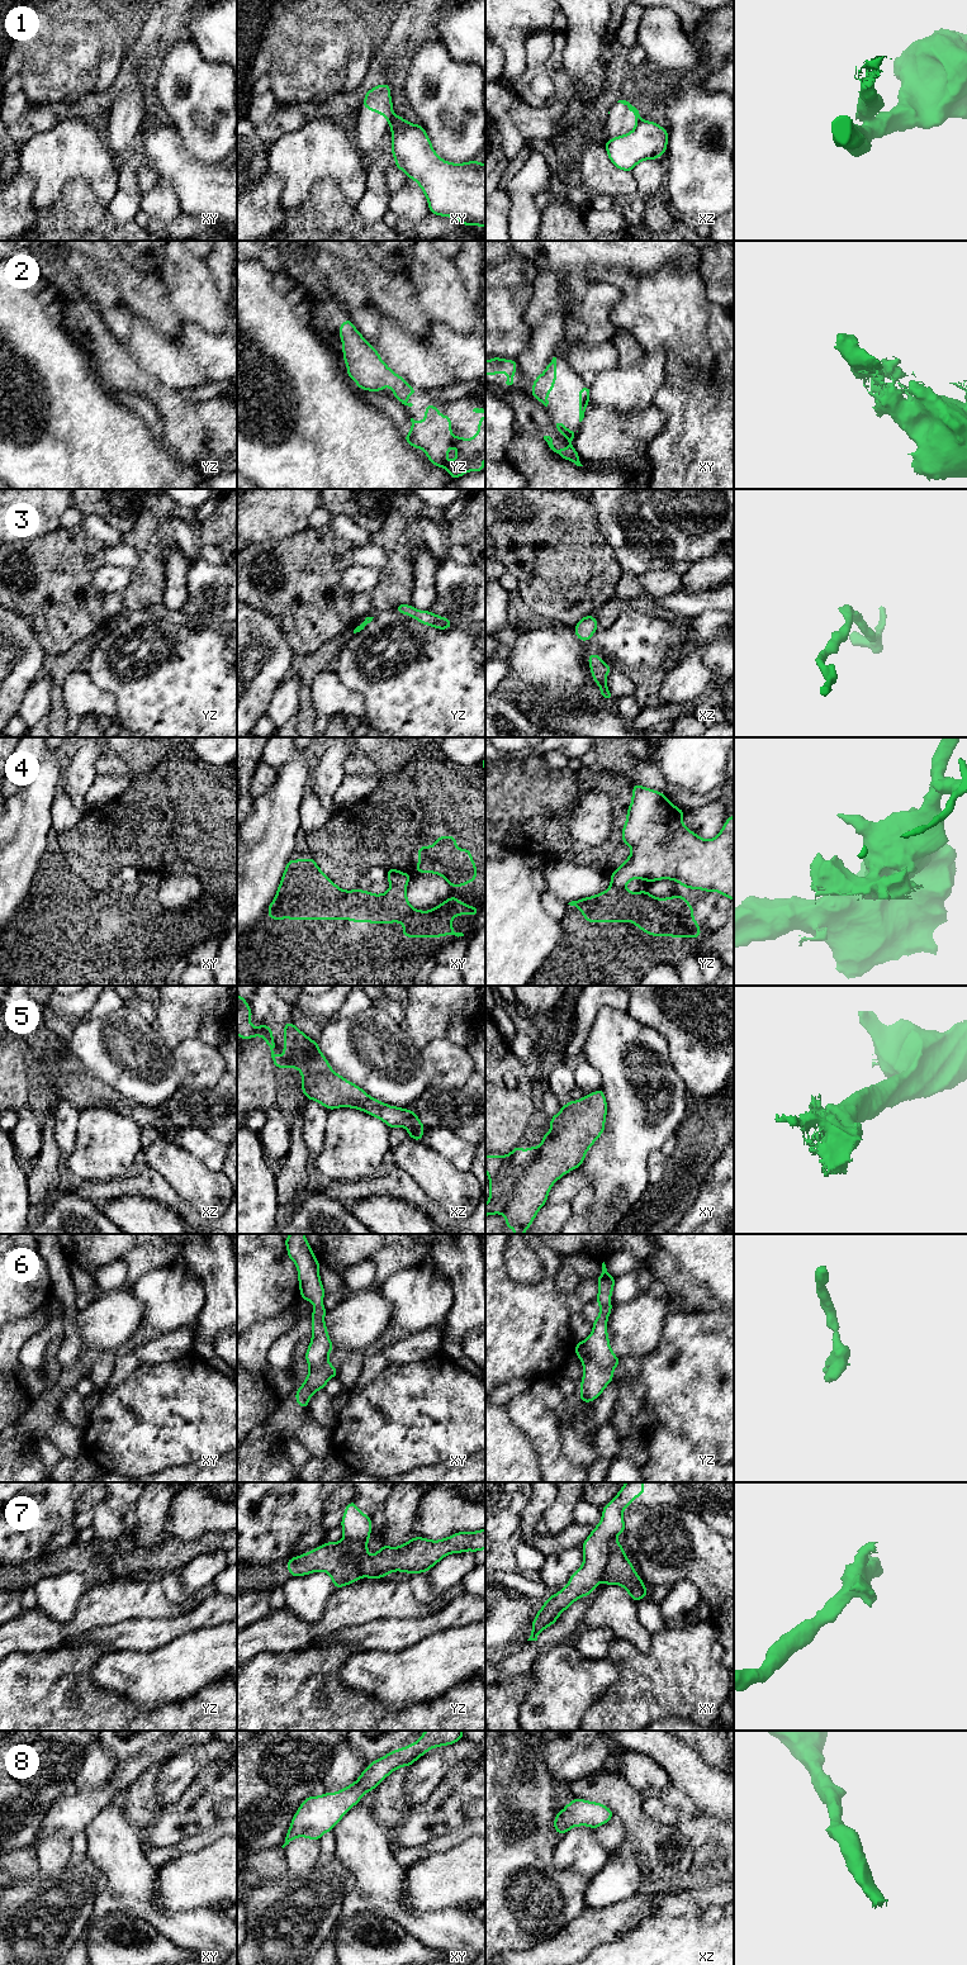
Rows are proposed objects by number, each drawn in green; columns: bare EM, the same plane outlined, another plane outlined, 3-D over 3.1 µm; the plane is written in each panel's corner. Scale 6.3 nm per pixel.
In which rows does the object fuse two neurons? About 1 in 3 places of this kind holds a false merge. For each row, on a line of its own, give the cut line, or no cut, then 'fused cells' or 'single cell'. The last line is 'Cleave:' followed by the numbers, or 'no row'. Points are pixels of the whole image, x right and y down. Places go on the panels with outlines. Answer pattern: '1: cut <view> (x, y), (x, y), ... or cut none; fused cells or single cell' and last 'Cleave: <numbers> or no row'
1: cut xy (393, 115), (389, 126); fused cells
2: cut none; single cell
3: cut none; single cell
4: cut xy (392, 884), (404, 890); fused cells
5: cut none; single cell
6: cut none; single cell
7: cut xy (615, 1536), (610, 1543), (607, 1564), (601, 1577); fused cells
8: cut none; single cell
Cleave: 1, 4, 7

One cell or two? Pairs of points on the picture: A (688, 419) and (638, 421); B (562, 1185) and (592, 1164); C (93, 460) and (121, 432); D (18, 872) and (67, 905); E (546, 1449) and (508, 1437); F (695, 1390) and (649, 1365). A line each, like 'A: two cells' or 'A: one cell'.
A: two cells
B: two cells
C: one cell
D: two cells
E: two cells
F: one cell

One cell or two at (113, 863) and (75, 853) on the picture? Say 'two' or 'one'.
one

